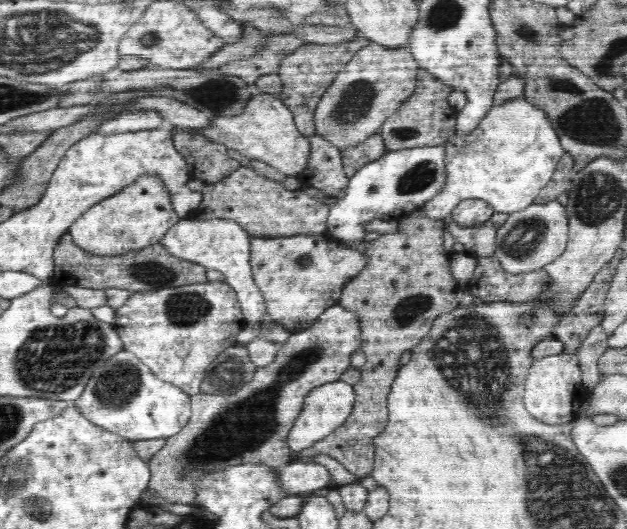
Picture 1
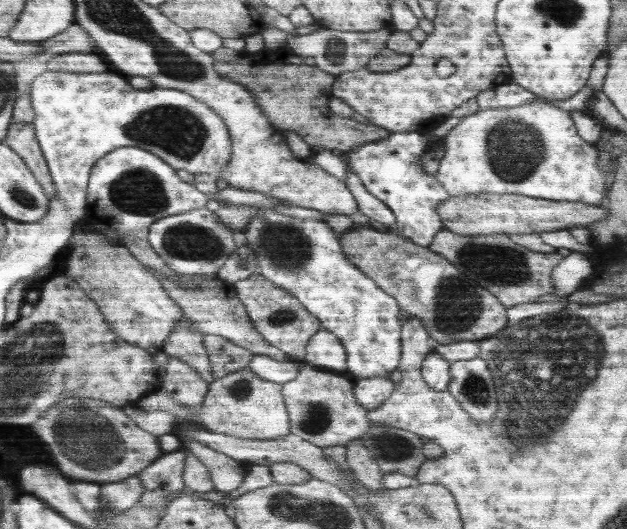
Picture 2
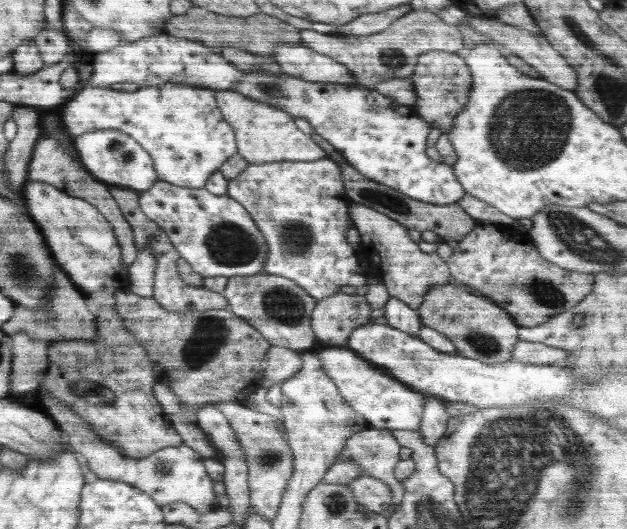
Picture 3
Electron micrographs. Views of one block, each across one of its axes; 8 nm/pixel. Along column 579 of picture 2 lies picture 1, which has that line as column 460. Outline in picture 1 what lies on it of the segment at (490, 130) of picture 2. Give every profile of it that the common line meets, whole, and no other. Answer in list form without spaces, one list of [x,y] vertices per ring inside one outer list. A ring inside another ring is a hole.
[[[522,97],[494,105],[470,134],[454,133],[445,142],[446,180],[439,193],[417,212],[443,220],[466,199],[486,201],[495,212],[512,214],[535,202],[538,193],[552,180],[565,154],[550,125],[546,111]]]

